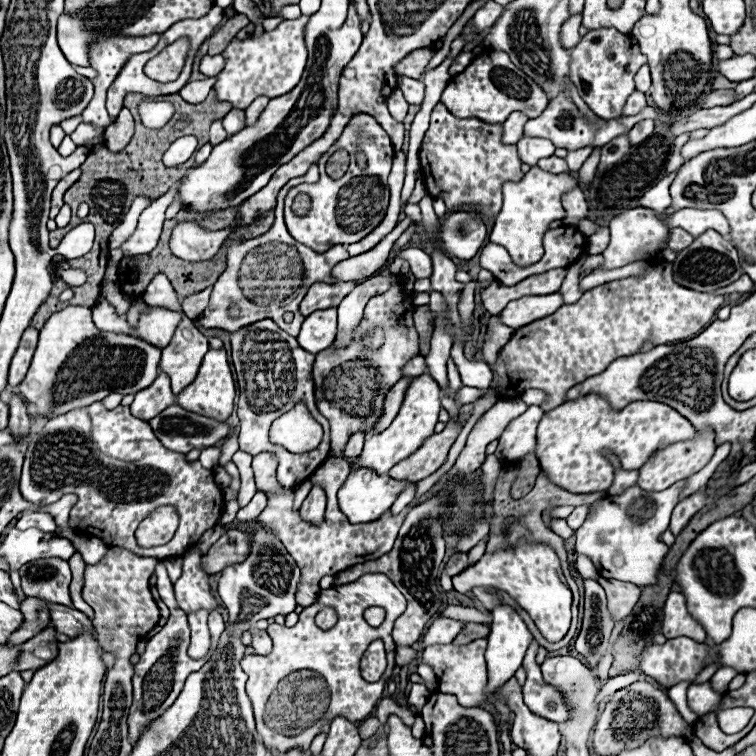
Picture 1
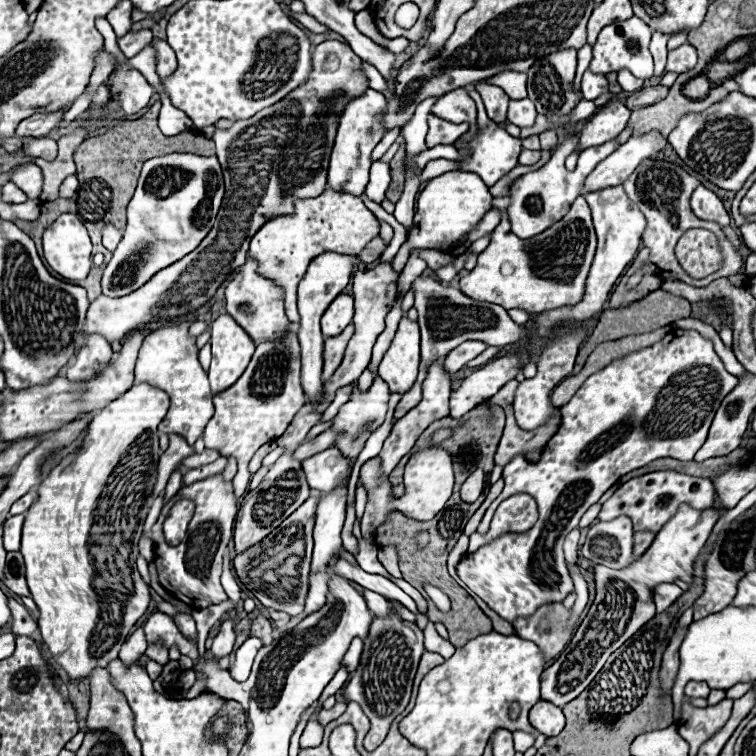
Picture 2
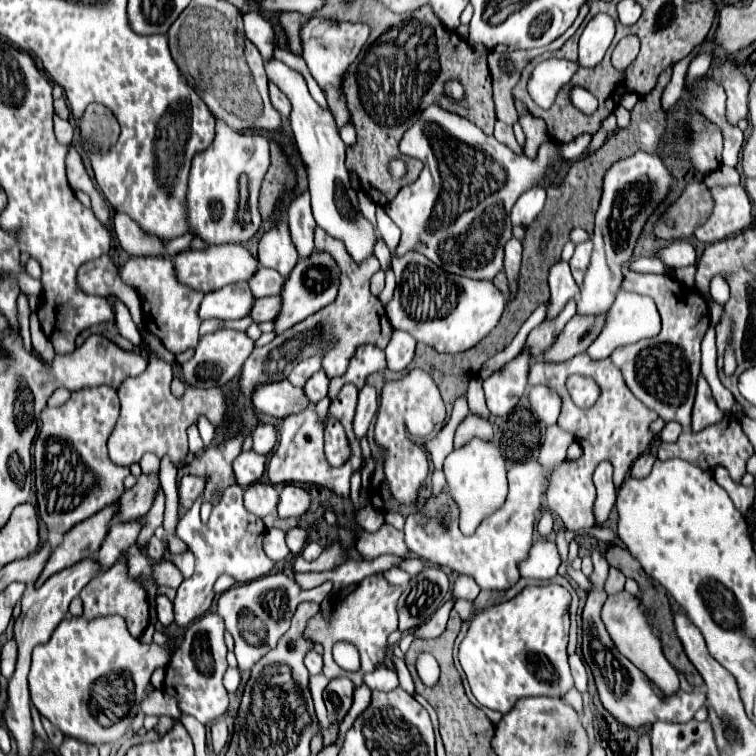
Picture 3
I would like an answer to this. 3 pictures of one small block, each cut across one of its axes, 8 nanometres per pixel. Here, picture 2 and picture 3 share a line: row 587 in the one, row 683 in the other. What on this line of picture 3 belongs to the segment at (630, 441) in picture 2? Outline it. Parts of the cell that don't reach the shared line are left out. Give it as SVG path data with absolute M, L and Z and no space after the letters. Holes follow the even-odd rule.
M558 584L528 586L512 600L476 608L472 600L456 600L454 610L468 622L458 660L474 698L492 710L508 712L522 696L562 698L572 686L568 668L568 606L570 594Z

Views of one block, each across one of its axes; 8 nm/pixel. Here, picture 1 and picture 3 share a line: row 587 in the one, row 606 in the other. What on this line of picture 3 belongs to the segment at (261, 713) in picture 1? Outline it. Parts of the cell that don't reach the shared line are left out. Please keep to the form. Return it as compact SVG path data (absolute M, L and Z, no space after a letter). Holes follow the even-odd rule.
M368 576L364 578L352 594L344 598L344 602L334 602L332 606L332 616L330 622L322 620L318 614L308 622L306 638L310 638L314 644L324 646L324 676L326 678L338 678L346 676L350 678L356 686L362 684L362 674L372 672L378 664L384 662L386 658L386 638L398 628L398 618L396 618L396 598L400 598L400 586L390 586L382 576ZM336 642L350 642L358 648L360 652L360 670L356 672L346 672L342 670L333 658L333 647Z

